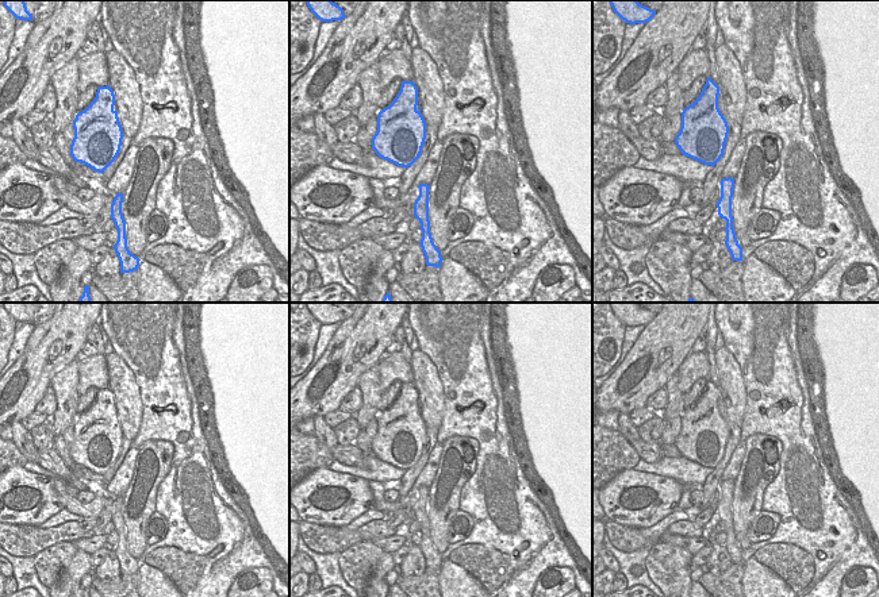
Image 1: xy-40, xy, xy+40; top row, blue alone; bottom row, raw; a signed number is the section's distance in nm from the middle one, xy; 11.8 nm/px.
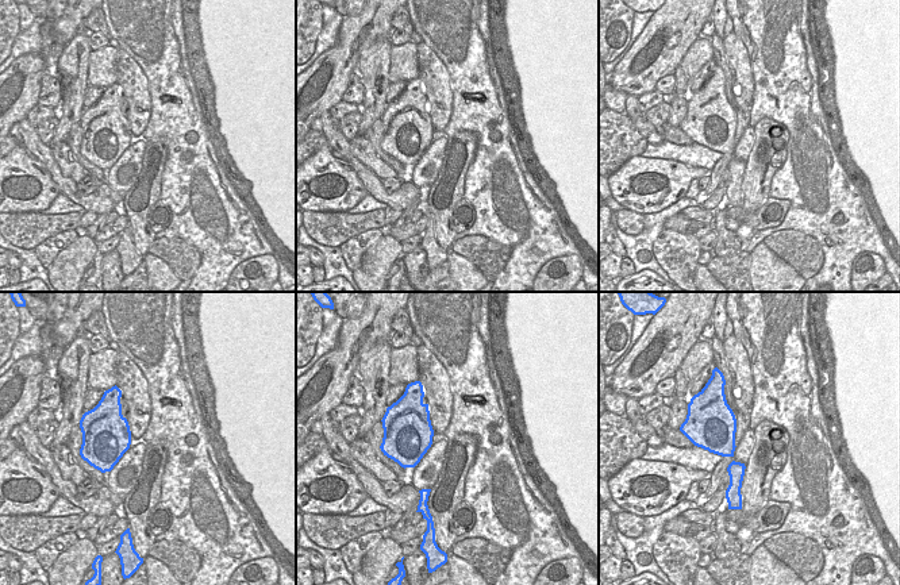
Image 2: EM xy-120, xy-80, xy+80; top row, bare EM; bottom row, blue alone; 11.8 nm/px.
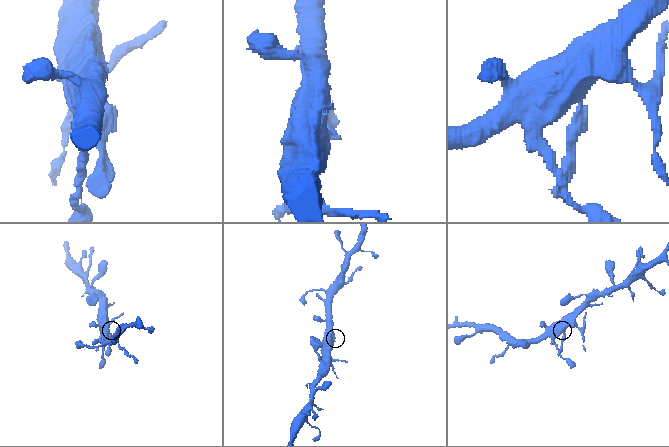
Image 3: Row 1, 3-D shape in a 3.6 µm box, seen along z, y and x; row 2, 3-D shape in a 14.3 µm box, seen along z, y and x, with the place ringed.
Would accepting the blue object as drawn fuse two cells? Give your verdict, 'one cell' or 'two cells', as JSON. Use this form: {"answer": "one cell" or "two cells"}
{"answer": "one cell"}

